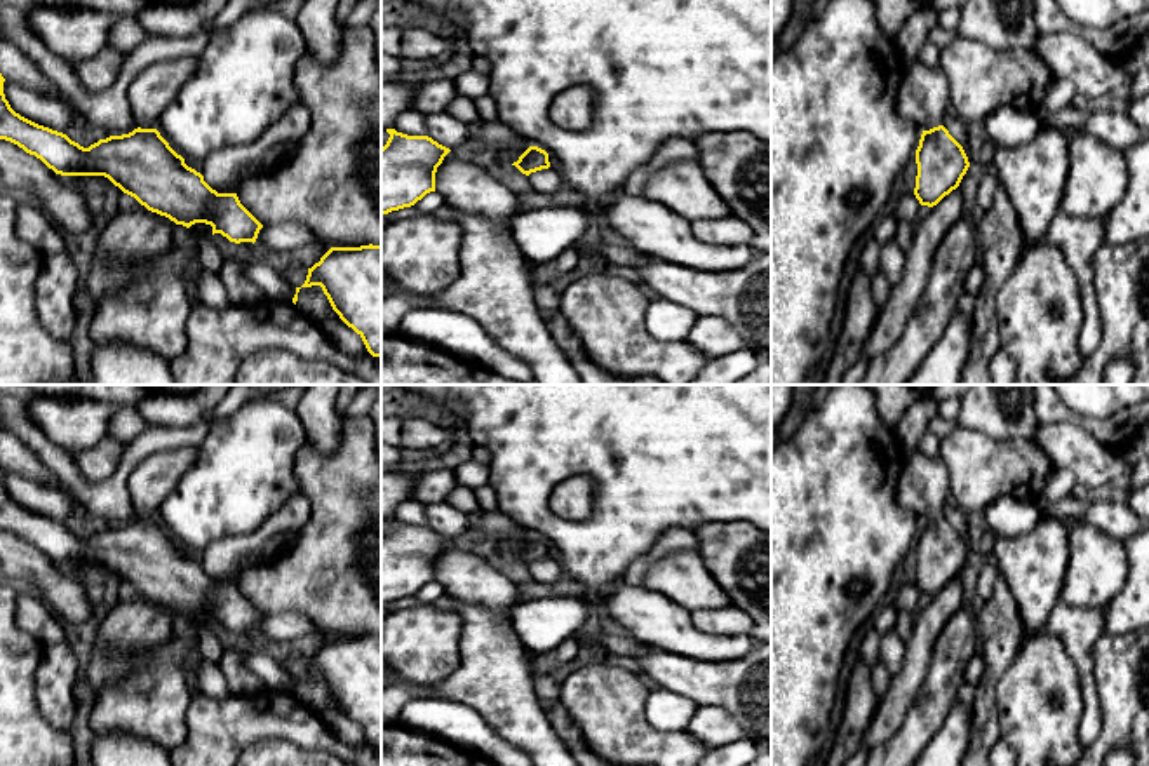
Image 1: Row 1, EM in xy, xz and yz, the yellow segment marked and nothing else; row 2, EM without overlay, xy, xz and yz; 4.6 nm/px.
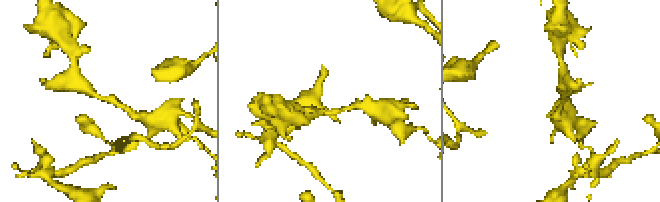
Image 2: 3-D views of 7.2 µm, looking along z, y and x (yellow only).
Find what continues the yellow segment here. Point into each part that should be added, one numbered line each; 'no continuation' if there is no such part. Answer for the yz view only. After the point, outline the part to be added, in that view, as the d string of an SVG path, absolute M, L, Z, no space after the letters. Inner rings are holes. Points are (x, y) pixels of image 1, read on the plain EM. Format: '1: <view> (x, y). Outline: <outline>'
1: yz (923, 488). Outline: M919 449L904 458L897 487L897 503L912 510L921 521L944 514L949 474L944 461L924 456Z

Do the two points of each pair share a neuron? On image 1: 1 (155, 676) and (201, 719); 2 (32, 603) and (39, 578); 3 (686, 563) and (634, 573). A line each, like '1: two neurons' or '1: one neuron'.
1: two neurons
2: two neurons
3: two neurons

